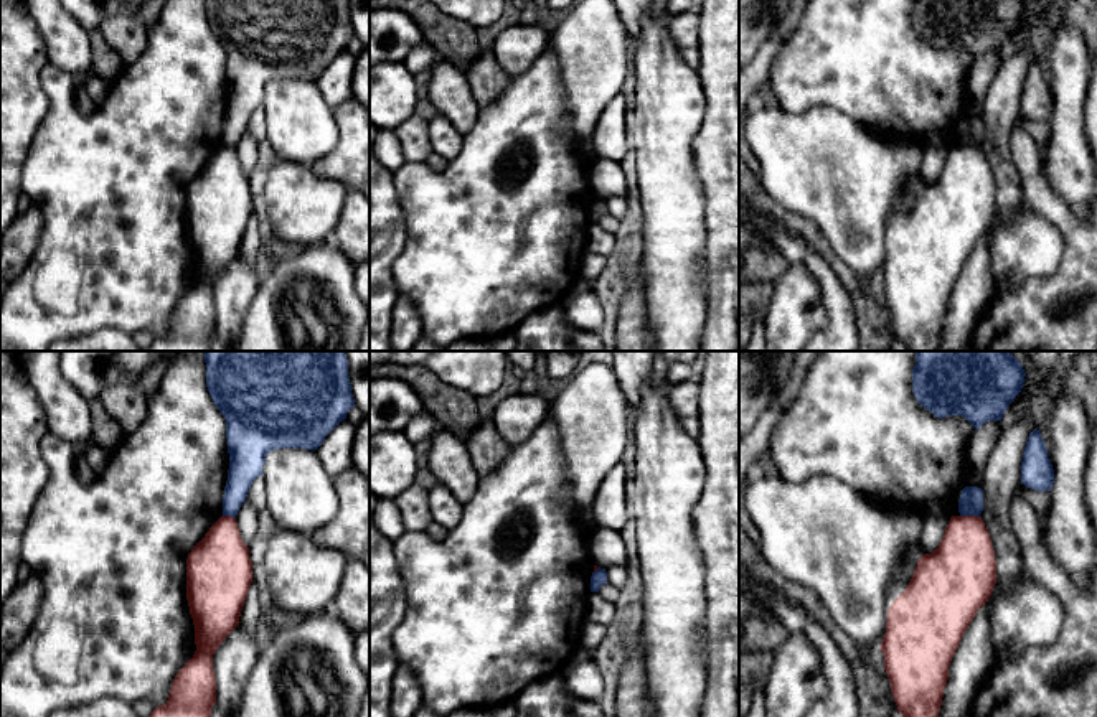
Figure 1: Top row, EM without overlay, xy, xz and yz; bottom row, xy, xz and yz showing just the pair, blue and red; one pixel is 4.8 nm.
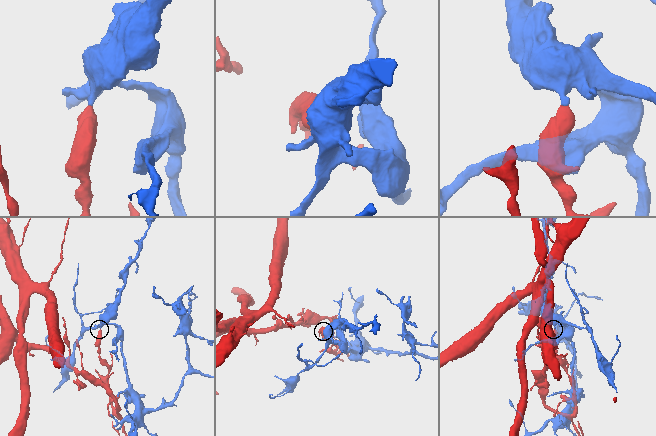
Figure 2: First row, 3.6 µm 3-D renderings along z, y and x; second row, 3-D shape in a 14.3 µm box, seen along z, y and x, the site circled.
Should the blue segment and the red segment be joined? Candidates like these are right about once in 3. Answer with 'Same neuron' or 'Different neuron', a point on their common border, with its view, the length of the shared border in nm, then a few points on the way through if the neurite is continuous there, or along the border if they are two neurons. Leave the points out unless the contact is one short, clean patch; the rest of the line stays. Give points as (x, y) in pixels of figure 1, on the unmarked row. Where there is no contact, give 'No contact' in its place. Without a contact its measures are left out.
Different neuron. Touches blue at yz (970, 145). Shared border 100 nm. Boundary: yz (960, 145), (979, 147)

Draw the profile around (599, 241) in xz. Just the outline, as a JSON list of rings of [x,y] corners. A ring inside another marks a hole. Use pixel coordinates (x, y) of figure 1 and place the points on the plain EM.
[[[591,223],[587,231],[586,251],[607,257],[615,247],[615,234],[600,227],[599,223]]]

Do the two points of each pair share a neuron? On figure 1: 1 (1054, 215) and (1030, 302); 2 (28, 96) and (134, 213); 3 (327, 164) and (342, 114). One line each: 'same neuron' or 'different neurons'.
1: same neuron
2: different neurons
3: same neuron

